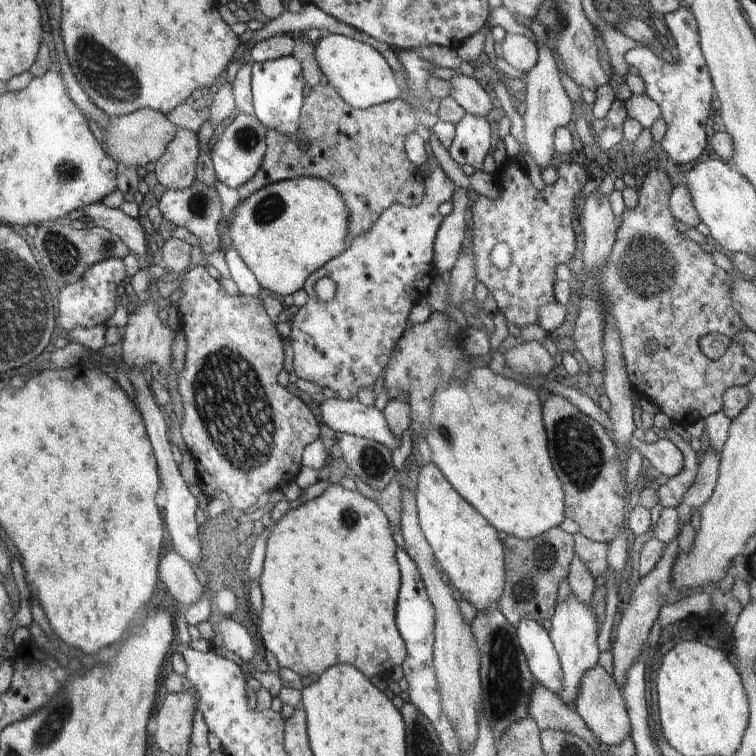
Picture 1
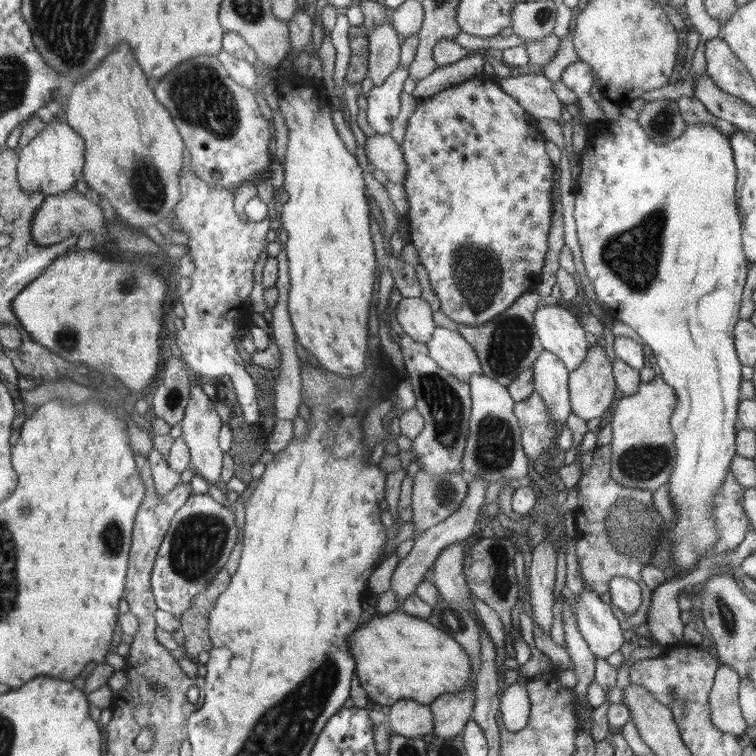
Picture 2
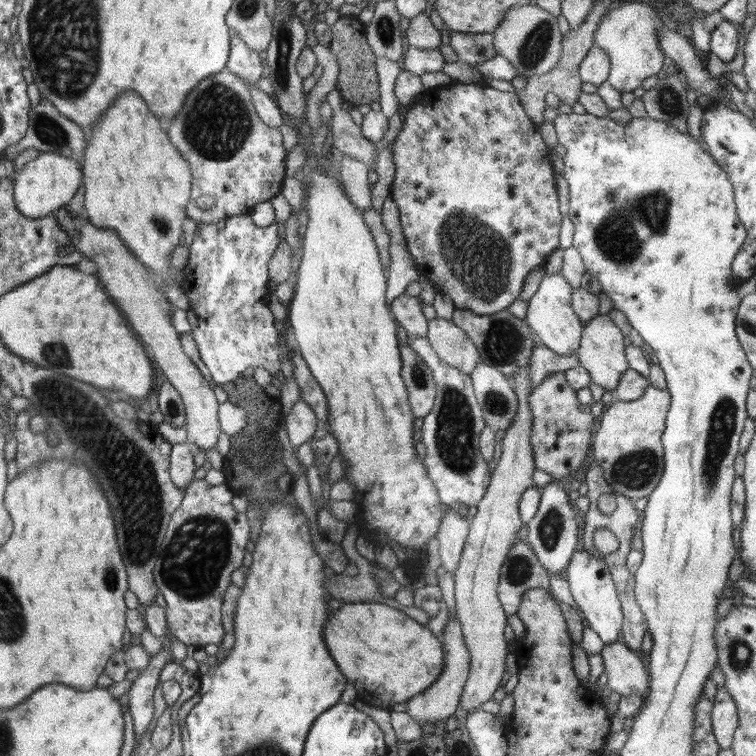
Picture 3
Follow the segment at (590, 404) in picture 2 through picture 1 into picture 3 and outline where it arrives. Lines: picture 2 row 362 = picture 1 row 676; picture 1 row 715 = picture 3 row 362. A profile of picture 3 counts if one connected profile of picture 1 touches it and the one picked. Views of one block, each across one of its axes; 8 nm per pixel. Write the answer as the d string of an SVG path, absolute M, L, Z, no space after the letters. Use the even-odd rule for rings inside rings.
M598 314L586 324L586 328L582 329L580 346L576 353L580 366L588 370L592 384L606 391L614 391L617 388L622 373L629 367L625 352L627 343L627 338L615 326L608 314Z

